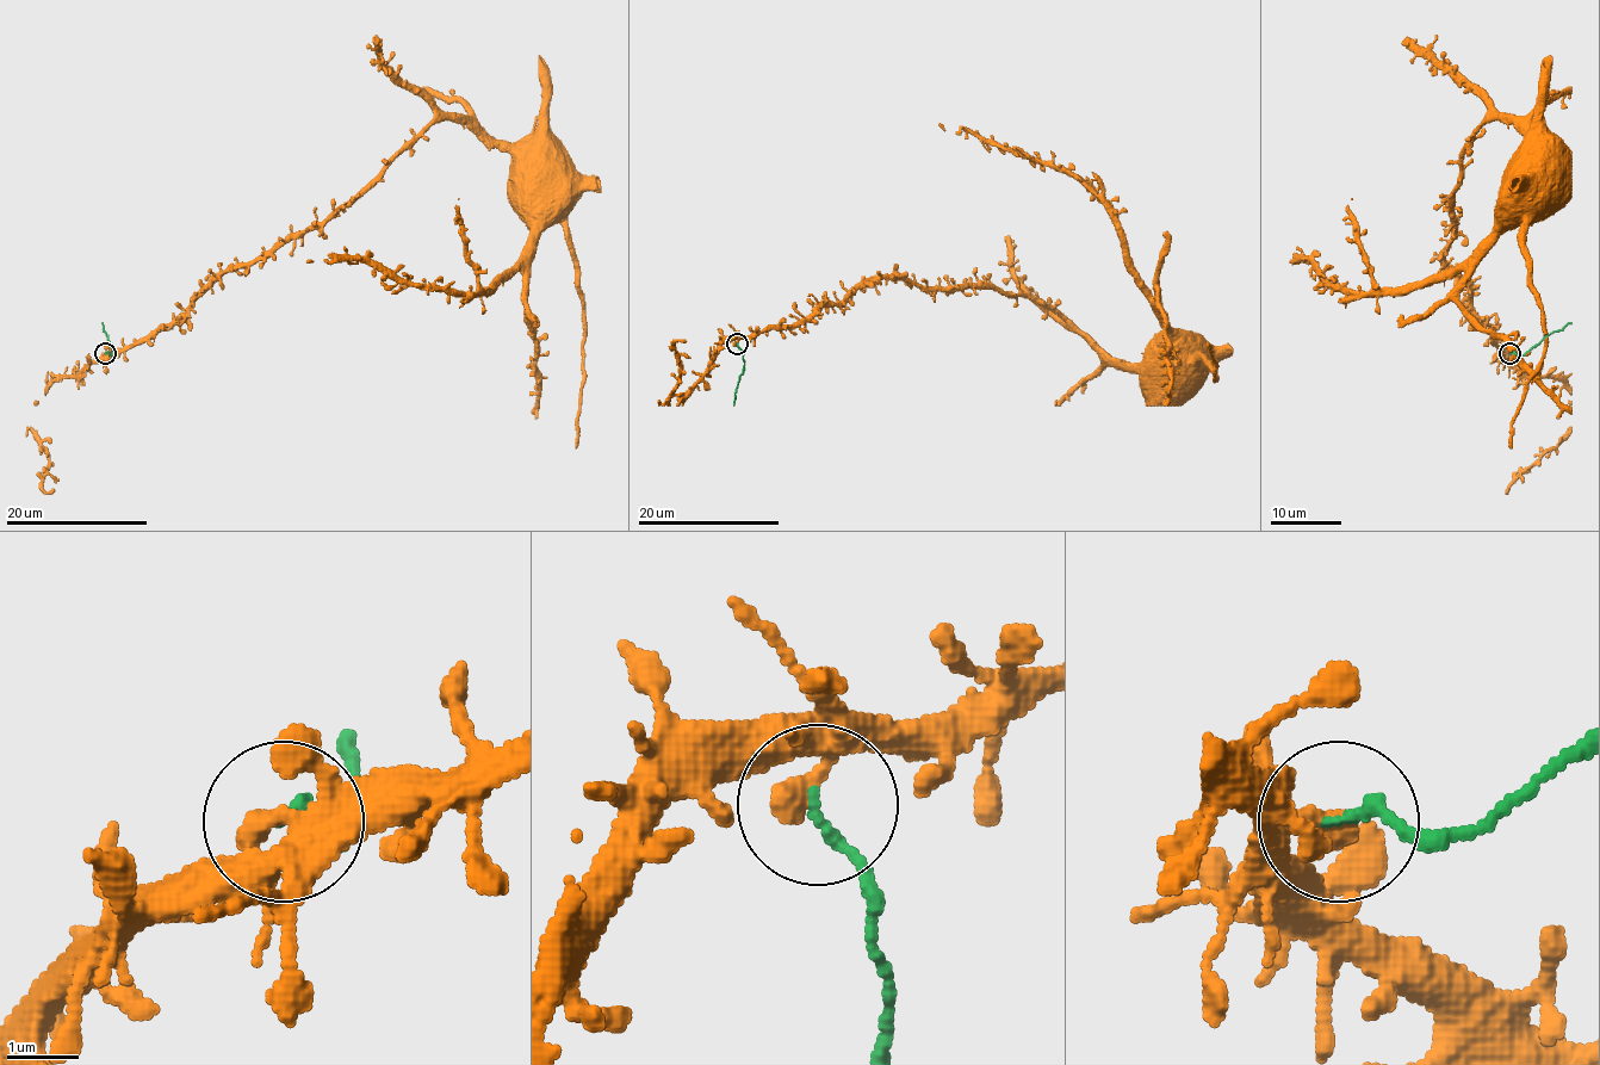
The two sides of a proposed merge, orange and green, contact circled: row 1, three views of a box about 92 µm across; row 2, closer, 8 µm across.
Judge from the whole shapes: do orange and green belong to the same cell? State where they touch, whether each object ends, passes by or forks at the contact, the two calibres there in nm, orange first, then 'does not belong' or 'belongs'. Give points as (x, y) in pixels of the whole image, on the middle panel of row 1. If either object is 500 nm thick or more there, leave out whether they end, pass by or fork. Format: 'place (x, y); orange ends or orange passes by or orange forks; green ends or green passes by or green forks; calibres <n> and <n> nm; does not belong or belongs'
place (737, 344); orange ends; green ends; calibres 380 and 170 nm; does not belong

